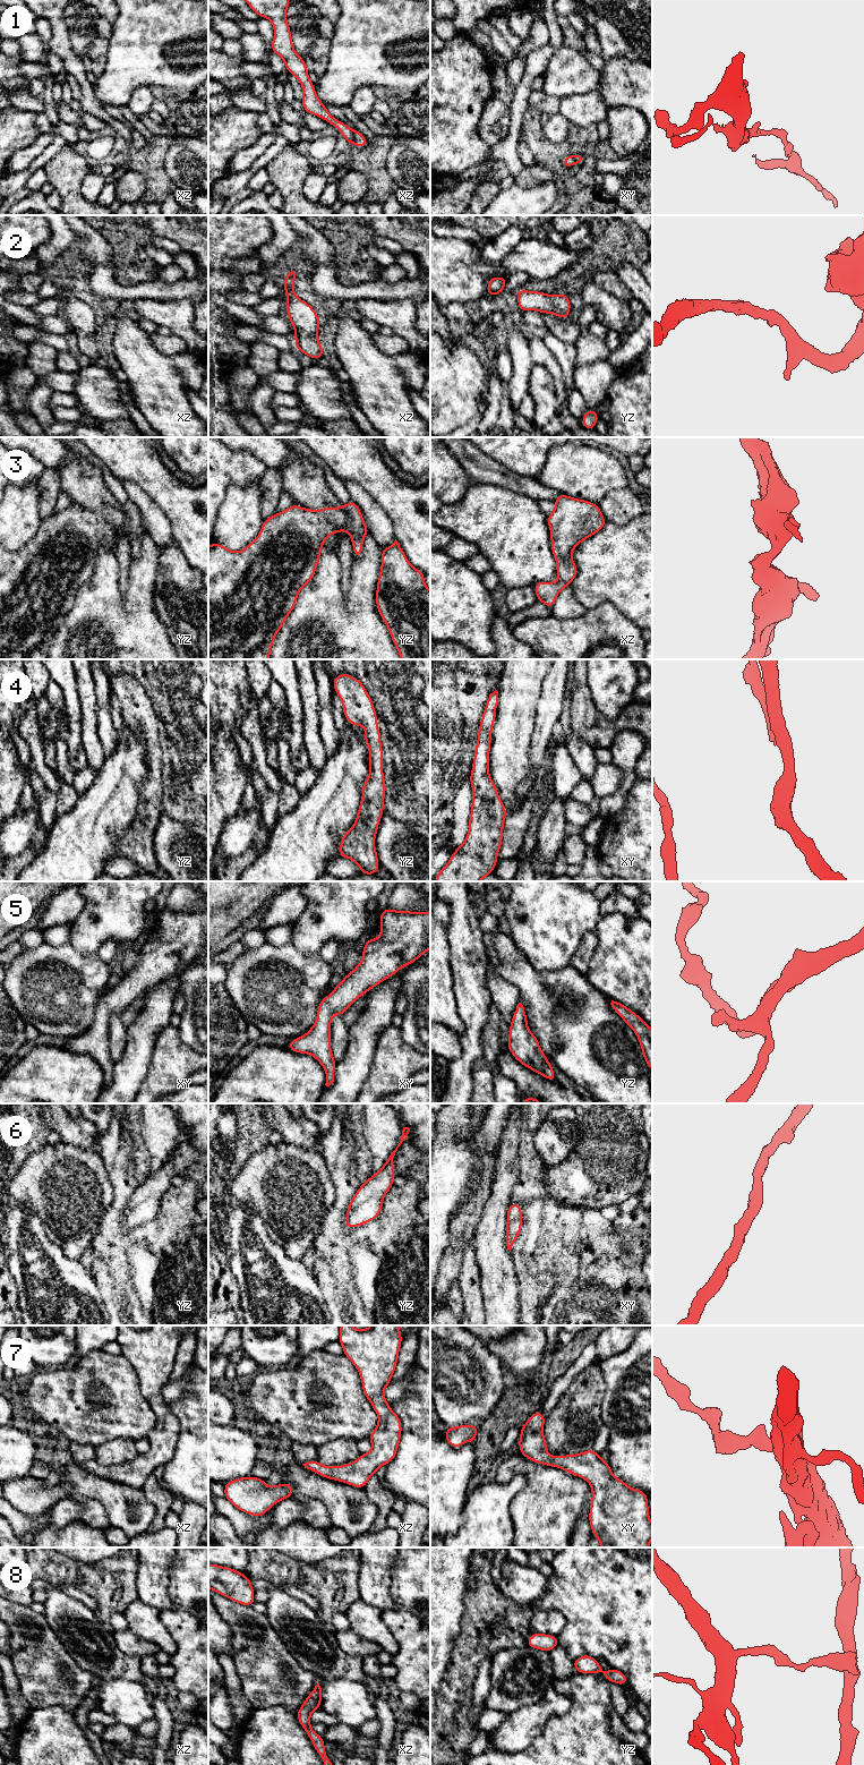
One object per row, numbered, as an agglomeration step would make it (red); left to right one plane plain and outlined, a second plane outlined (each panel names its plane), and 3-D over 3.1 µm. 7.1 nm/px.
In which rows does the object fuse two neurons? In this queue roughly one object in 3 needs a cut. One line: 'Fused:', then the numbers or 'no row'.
Fused: 1, 8

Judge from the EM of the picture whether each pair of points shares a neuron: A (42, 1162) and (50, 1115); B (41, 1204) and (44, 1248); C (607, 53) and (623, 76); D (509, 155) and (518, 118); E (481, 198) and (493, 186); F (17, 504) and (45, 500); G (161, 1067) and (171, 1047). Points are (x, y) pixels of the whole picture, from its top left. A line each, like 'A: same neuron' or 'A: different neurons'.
A: different neurons
B: different neurons
C: different neurons
D: same neuron
E: same neuron
F: different neurons
G: same neuron

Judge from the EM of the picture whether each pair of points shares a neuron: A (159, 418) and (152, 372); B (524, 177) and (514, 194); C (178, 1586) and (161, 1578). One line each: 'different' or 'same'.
A: same
B: different
C: different

